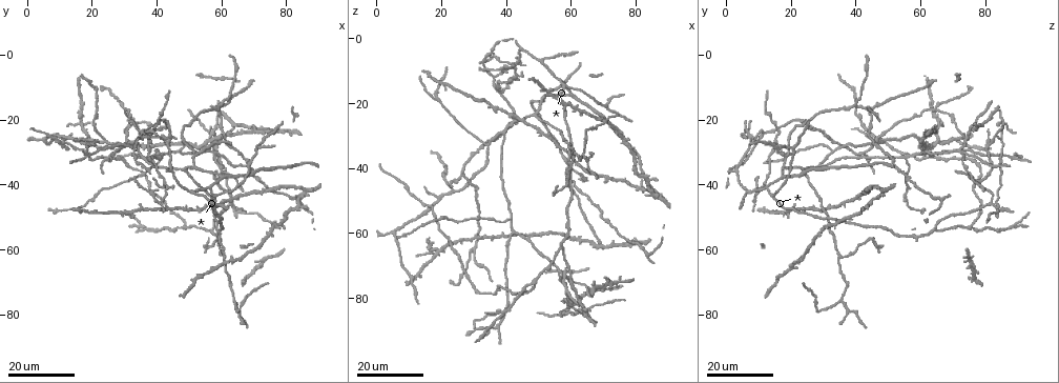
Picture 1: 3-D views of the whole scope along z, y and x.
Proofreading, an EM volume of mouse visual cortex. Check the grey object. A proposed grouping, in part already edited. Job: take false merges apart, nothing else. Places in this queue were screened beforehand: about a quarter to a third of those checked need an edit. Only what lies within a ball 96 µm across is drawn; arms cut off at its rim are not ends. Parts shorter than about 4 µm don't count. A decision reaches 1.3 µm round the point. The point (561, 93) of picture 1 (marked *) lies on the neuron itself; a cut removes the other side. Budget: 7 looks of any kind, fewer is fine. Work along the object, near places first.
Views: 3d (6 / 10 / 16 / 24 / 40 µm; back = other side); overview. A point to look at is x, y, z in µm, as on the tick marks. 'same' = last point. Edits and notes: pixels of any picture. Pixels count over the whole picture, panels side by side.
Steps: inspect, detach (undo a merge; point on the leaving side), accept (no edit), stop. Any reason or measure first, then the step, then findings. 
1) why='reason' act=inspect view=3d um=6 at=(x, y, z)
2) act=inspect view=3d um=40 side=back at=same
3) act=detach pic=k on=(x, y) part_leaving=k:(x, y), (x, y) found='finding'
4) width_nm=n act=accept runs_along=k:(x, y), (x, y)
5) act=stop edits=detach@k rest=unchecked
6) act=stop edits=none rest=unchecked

why='a fork' act=inspect view=3d um=24 at=(34.0, 30.0, 32.5)

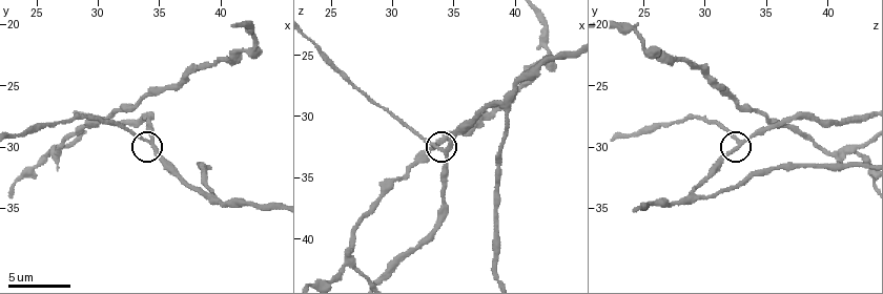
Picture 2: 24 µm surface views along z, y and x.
act=inspect view=3d um=6 at=(34.2, 29.6, 33.0)

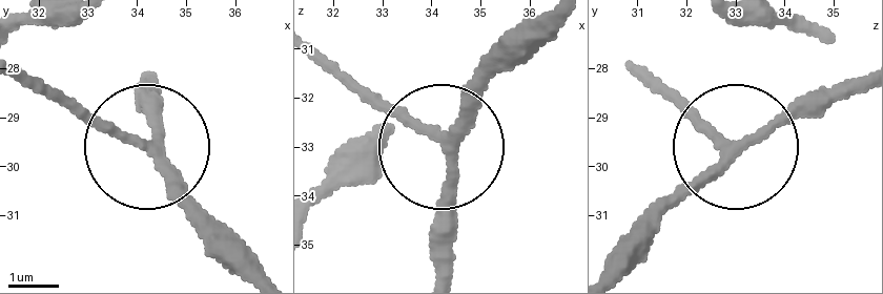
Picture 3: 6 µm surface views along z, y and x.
width_nm=200 act=accept runs_along=3:(259, 265), (145, 151), (62, 92) found='continuous, no second neuron'

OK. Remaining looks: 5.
why='four arms meet' act=inspect view=3d um=24 at=(17.0, 21.0, 66.5)

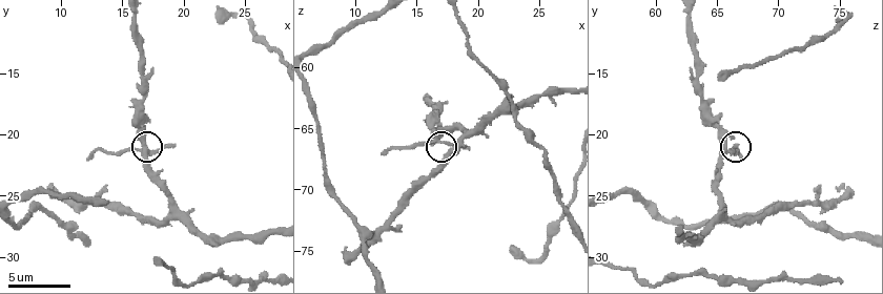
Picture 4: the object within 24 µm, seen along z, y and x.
act=inspect view=3d um=10 at=(16.6, 21.2, 66.0)

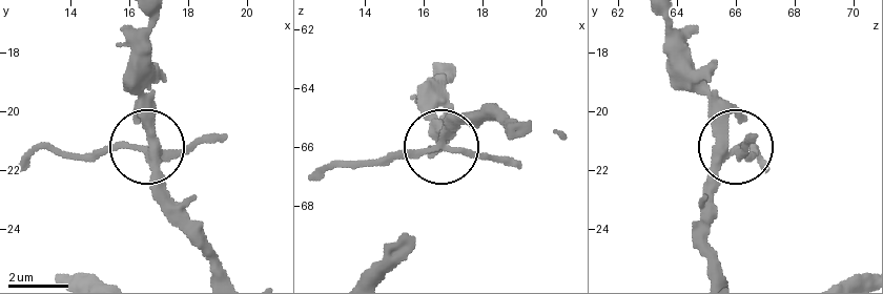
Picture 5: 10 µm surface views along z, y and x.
width_nm=290 act=accept runs_along=5:(527, 125), (476, 118), (438, 145), (350, 163) found='continuous, no second neuron'

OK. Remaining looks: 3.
why='branch point' act=inspect view=3d um=10 at=(26.4, 30.2, 42.2)

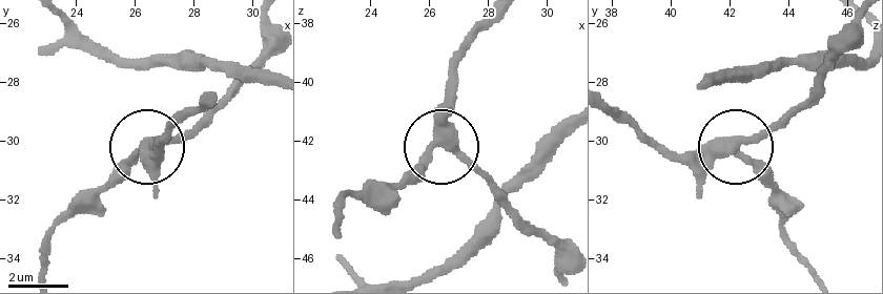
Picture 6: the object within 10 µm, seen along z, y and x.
arms=3 act=accept runs_along=6:(202, 102), (91, 205) found='continuous, no second neuron'

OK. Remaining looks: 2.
act=stop edits=none rest=unchecked

